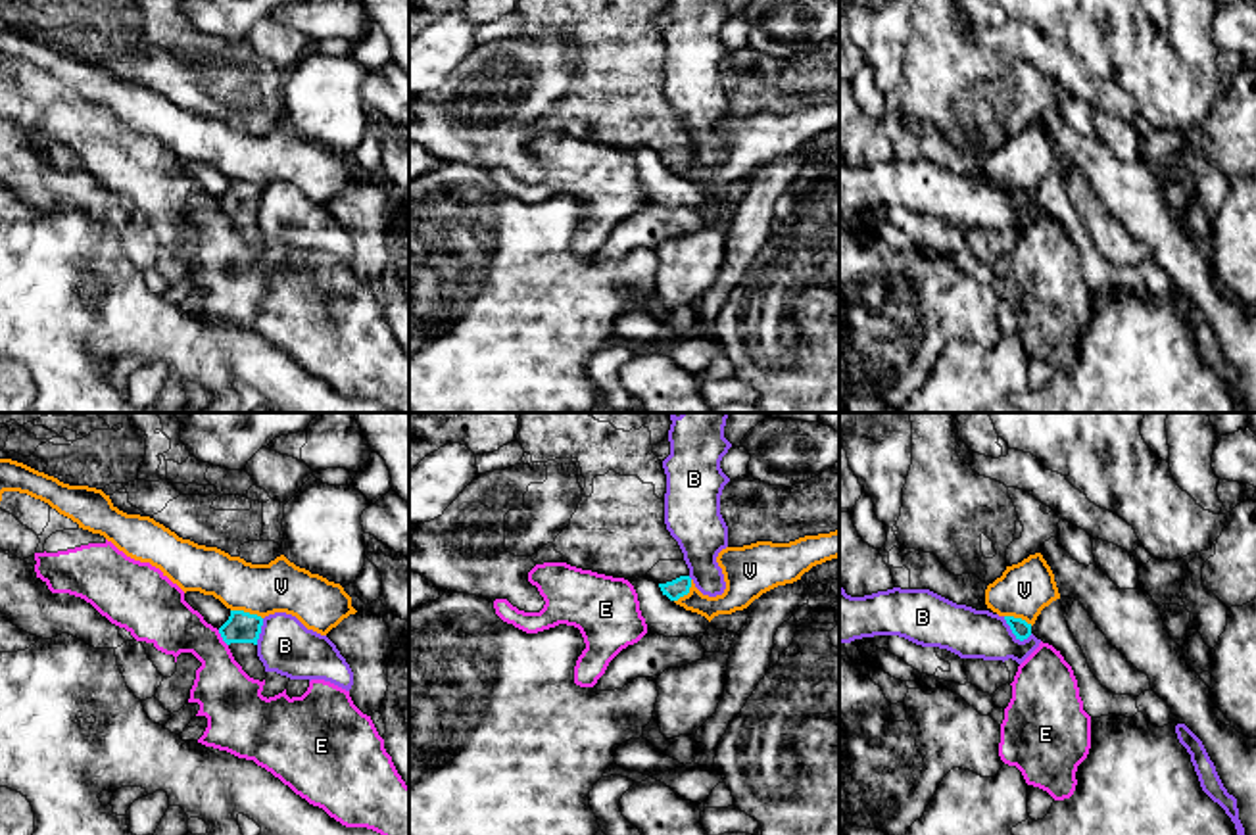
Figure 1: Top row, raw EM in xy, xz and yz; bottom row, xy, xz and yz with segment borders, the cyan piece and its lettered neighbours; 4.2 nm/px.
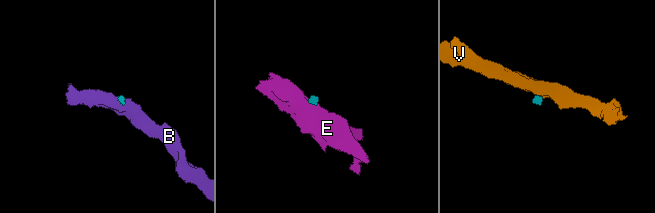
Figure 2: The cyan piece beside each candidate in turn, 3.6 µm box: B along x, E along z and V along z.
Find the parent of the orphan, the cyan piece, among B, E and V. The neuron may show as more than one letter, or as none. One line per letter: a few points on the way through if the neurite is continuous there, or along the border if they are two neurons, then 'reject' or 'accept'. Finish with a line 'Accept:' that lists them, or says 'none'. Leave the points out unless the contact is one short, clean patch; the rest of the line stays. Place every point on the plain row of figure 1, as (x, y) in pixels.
B: border along yz (1003, 187), (1020, 210), (1032, 204); reject
E: border along xy (217, 200), (227, 215); reject
V: border along xy (231, 179), (256, 183), (262, 189); reject
Accept: none

